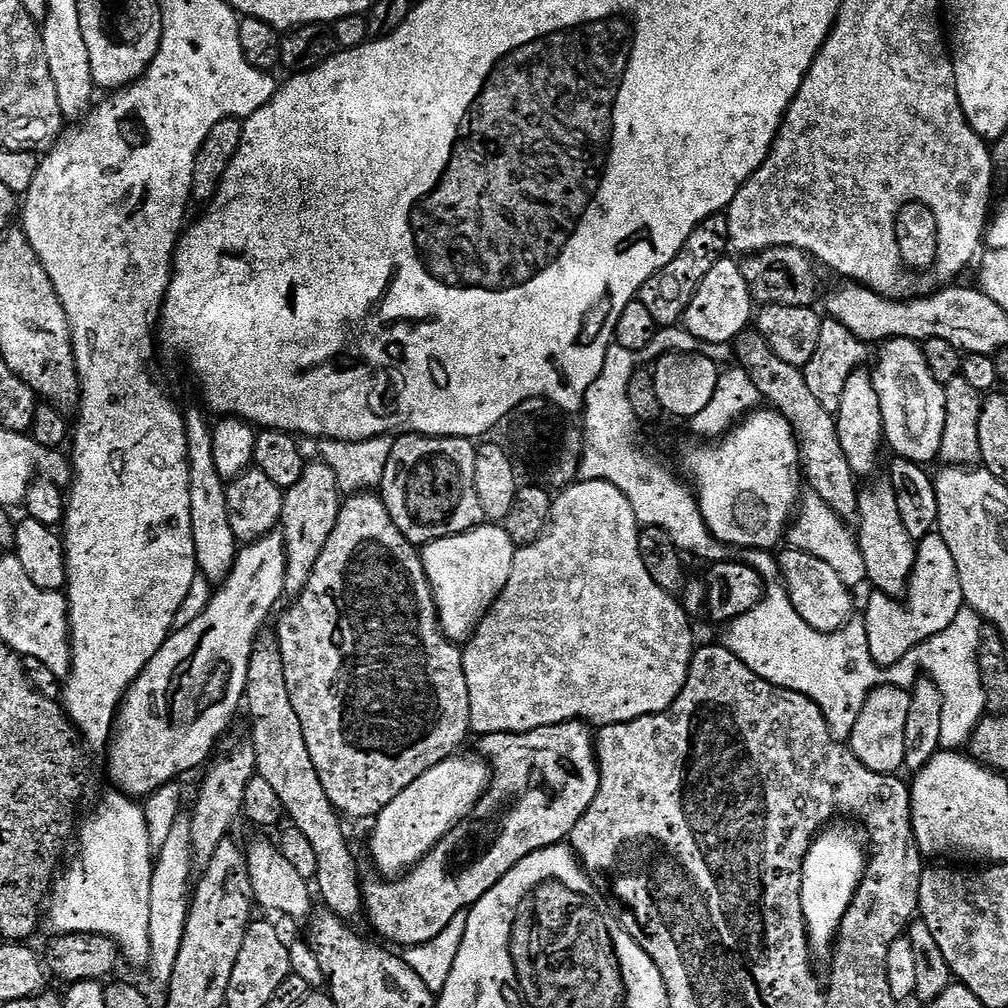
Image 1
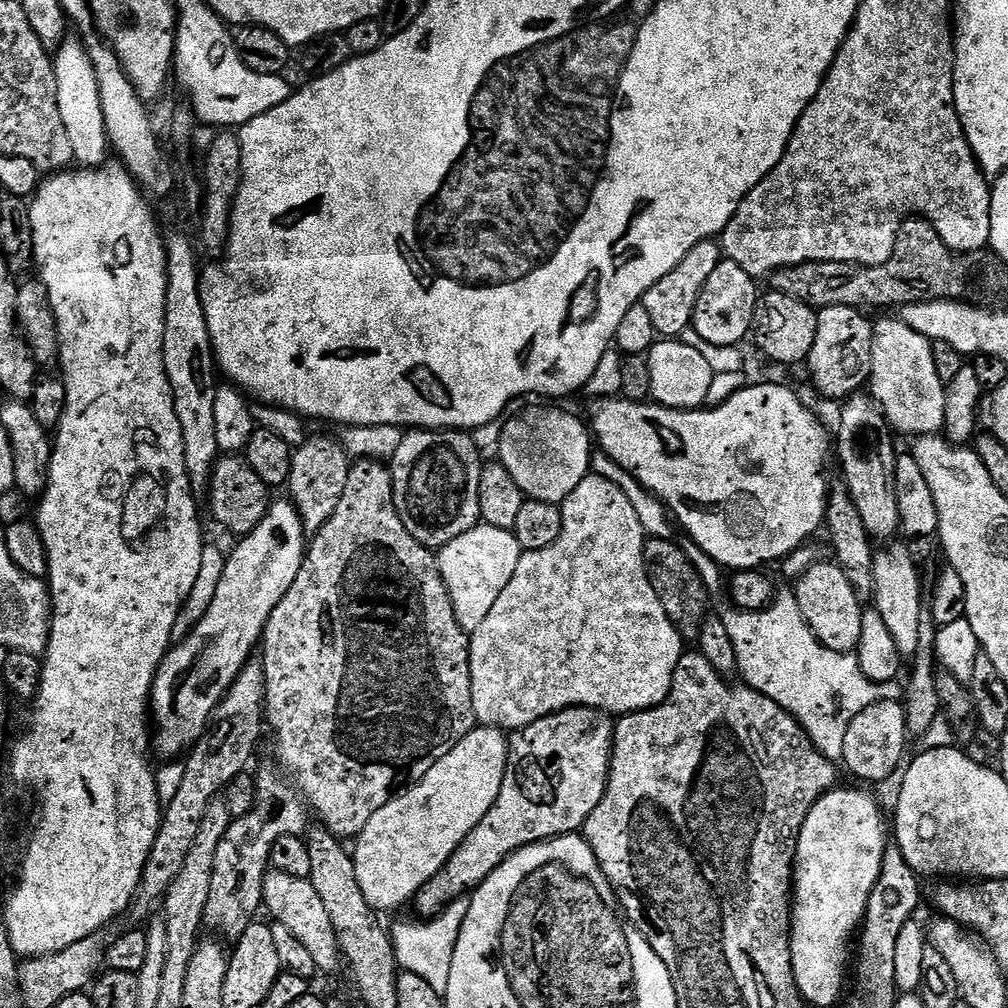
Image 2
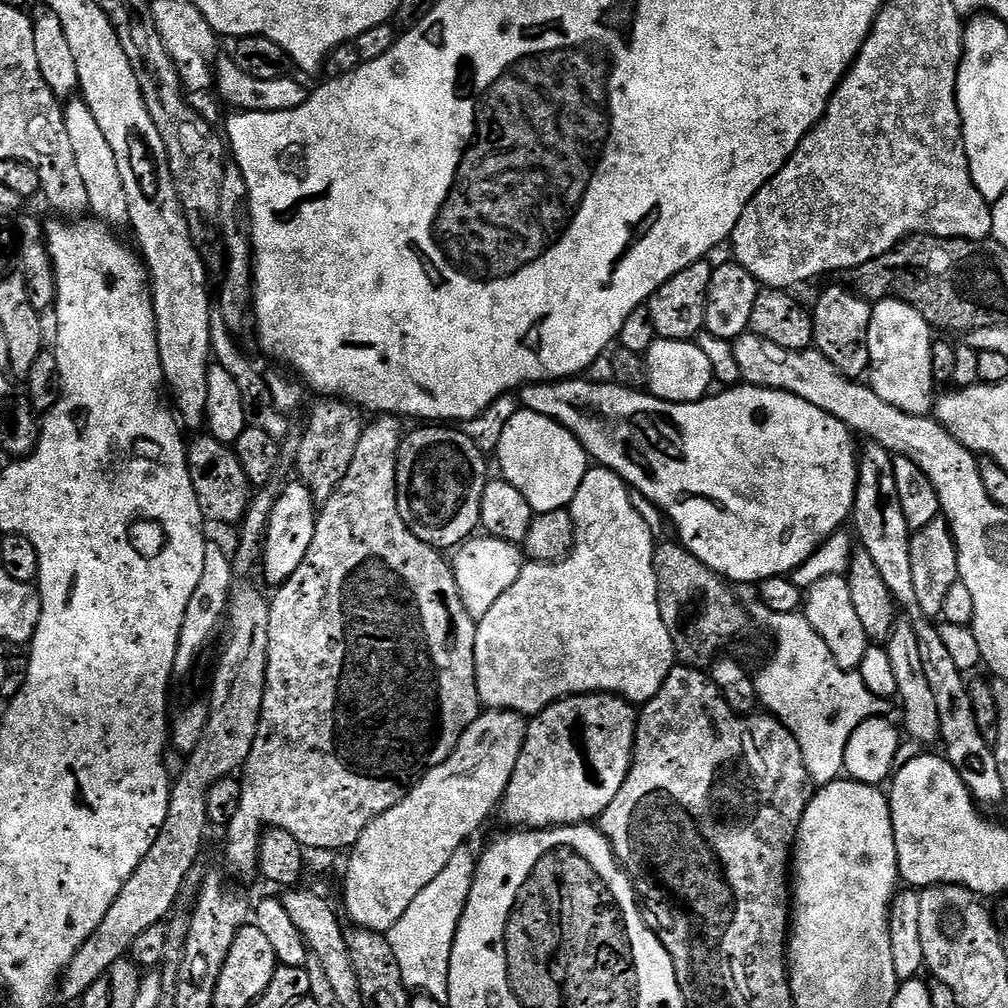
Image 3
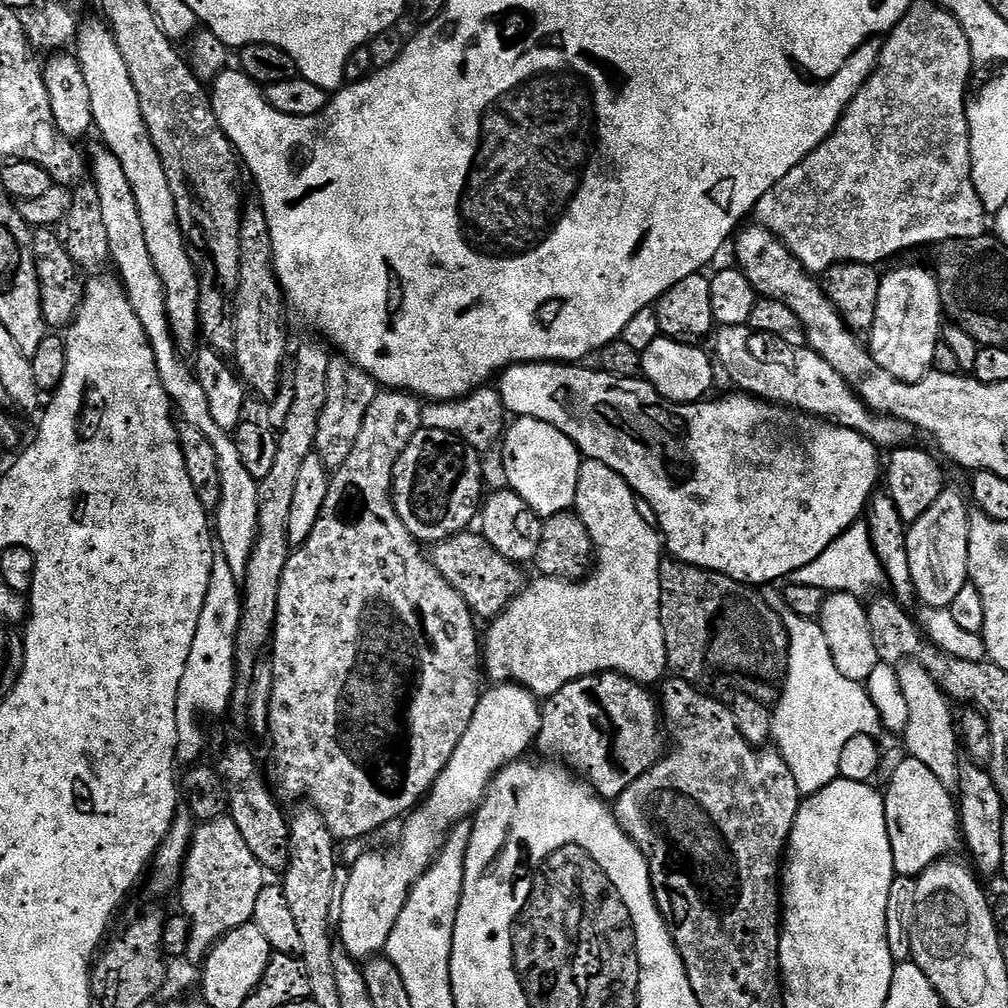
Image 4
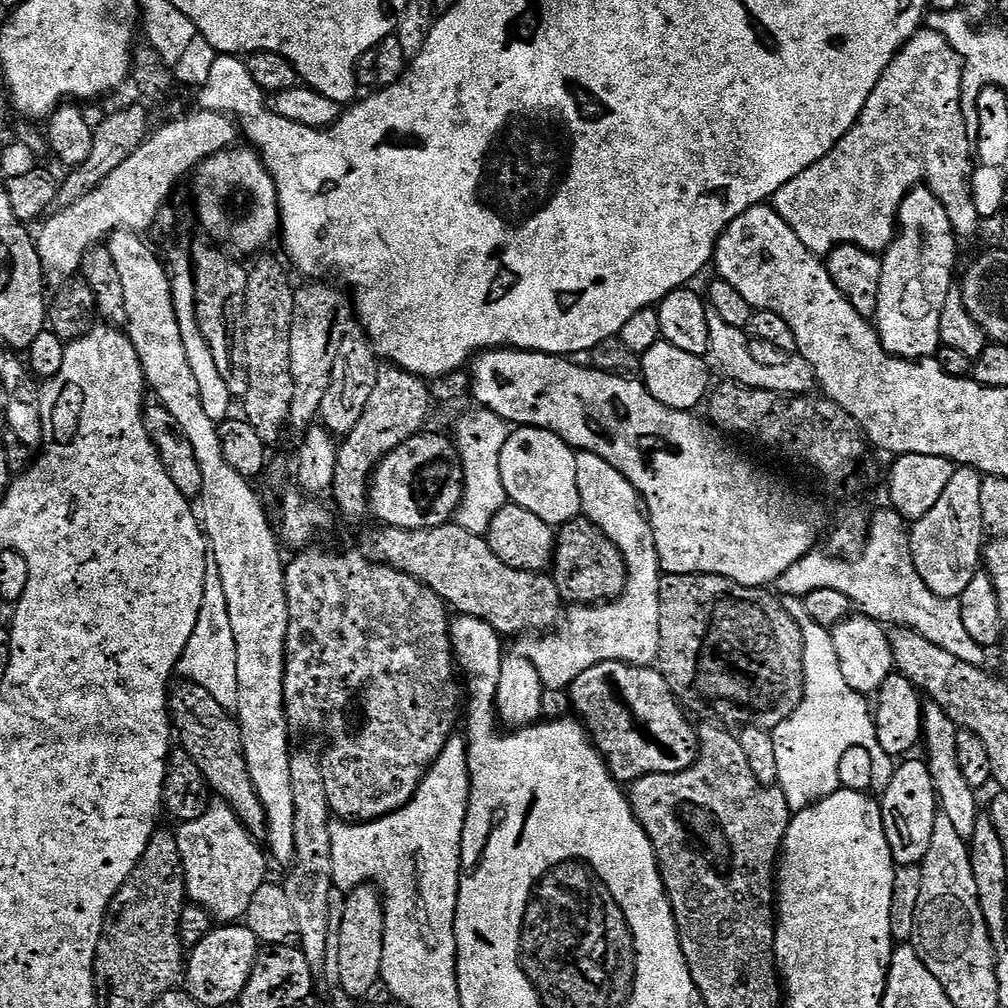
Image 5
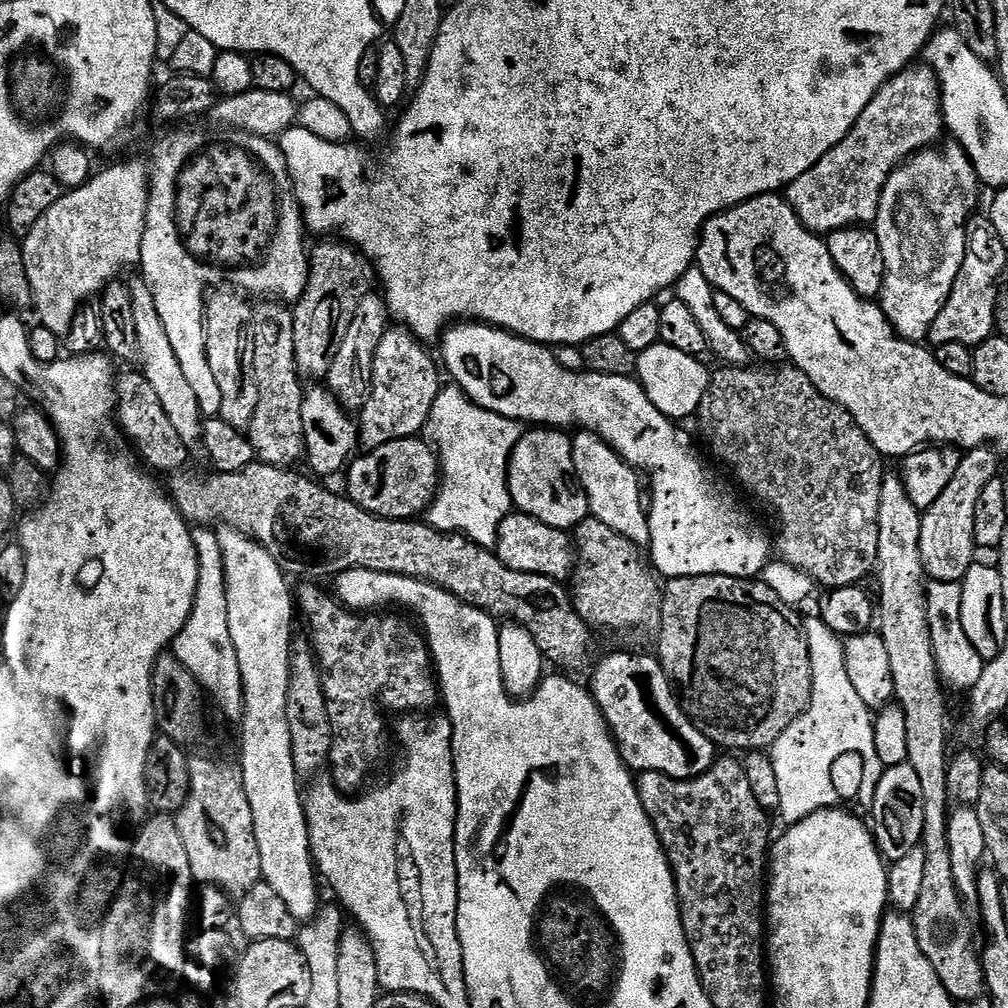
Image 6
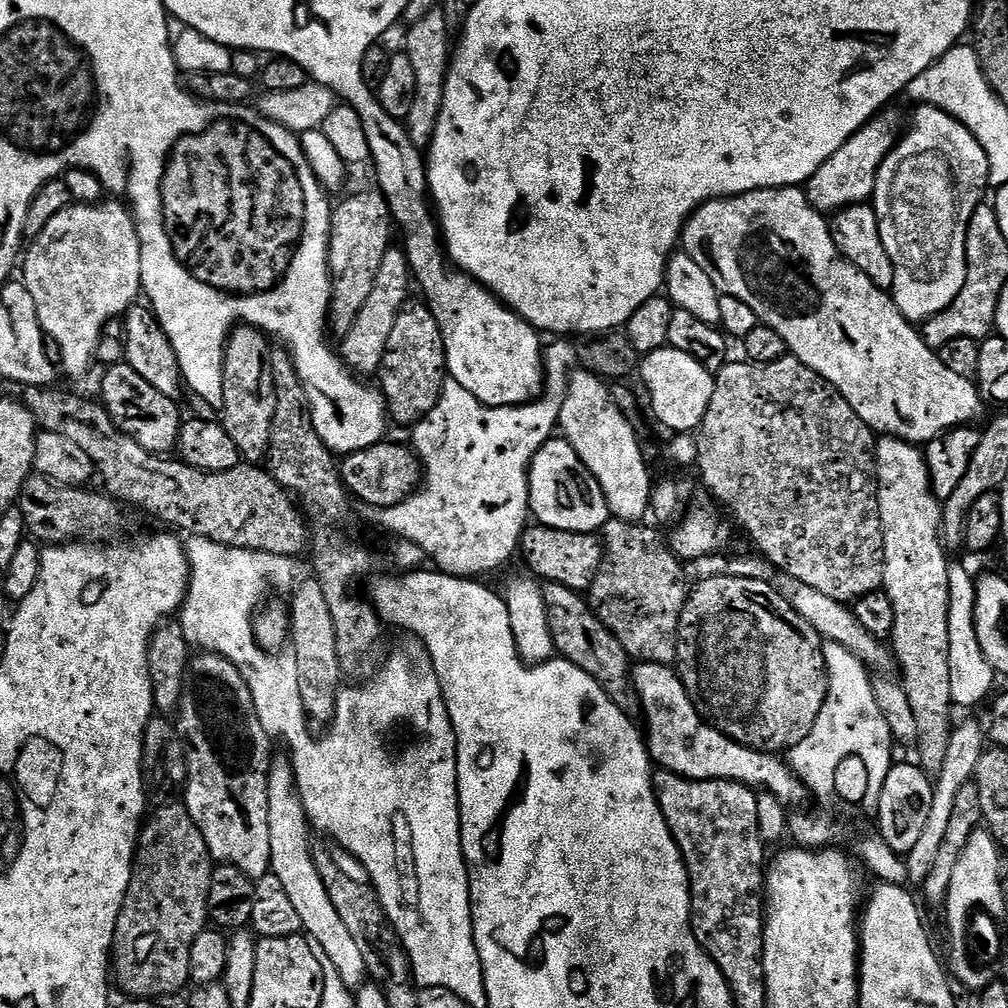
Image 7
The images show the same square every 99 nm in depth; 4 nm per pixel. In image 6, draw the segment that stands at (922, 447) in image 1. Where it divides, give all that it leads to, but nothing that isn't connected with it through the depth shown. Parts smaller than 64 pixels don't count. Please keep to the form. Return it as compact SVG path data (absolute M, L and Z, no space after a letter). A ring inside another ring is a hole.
M956 142L949 143L945 148L925 148L890 174L874 221L884 259L884 289L878 303L903 340L928 340L930 326L946 306L954 278L962 270L972 203L982 191L968 153Z

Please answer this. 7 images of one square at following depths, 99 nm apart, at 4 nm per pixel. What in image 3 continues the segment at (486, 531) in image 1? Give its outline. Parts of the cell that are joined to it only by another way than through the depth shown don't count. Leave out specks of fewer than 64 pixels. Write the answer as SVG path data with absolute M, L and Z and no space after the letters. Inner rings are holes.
M487 534L465 540L455 549L454 555L456 557L451 557L450 563L458 594L462 598L462 606L466 606L472 619L477 622L494 607L494 602L498 602L502 594L506 594L506 590L510 590L510 586L514 586L514 582L518 582L518 574L526 563L524 553L517 545L496 540Z

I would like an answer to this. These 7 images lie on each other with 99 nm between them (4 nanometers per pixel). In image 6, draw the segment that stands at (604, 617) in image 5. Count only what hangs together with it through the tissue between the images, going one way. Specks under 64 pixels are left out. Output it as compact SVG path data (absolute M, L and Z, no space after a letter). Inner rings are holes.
M577 431L571 437L571 442L574 470L576 476L580 479L581 486L584 487L584 493L588 495L588 506L591 515L597 520L606 522L606 526L610 526L610 530L622 534L622 538L626 538L631 544L636 544L641 550L647 549L650 542L650 526L648 525L645 501L644 504L640 501L641 477L636 469L631 468L601 436L596 436L593 432Z

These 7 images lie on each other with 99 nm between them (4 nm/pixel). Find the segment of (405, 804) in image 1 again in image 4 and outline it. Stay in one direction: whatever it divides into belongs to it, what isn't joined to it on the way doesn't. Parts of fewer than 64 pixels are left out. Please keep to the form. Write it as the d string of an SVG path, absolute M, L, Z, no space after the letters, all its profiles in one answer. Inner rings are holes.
M496 684L489 691L488 689L483 691L478 706L475 707L474 717L470 720L461 741L458 742L454 754L451 755L450 762L443 768L442 774L435 780L434 786L421 804L405 819L400 846L376 854L361 853L359 859L351 863L348 885L344 891L342 916L338 923L339 943L341 940L343 951L351 958L364 962L373 959L387 947L390 931L405 908L409 892L439 855L448 832L457 824L469 819L483 804L493 777L505 765L515 763L527 755L528 748L531 749L535 745L537 735L541 732L541 707L539 699L519 684Z

